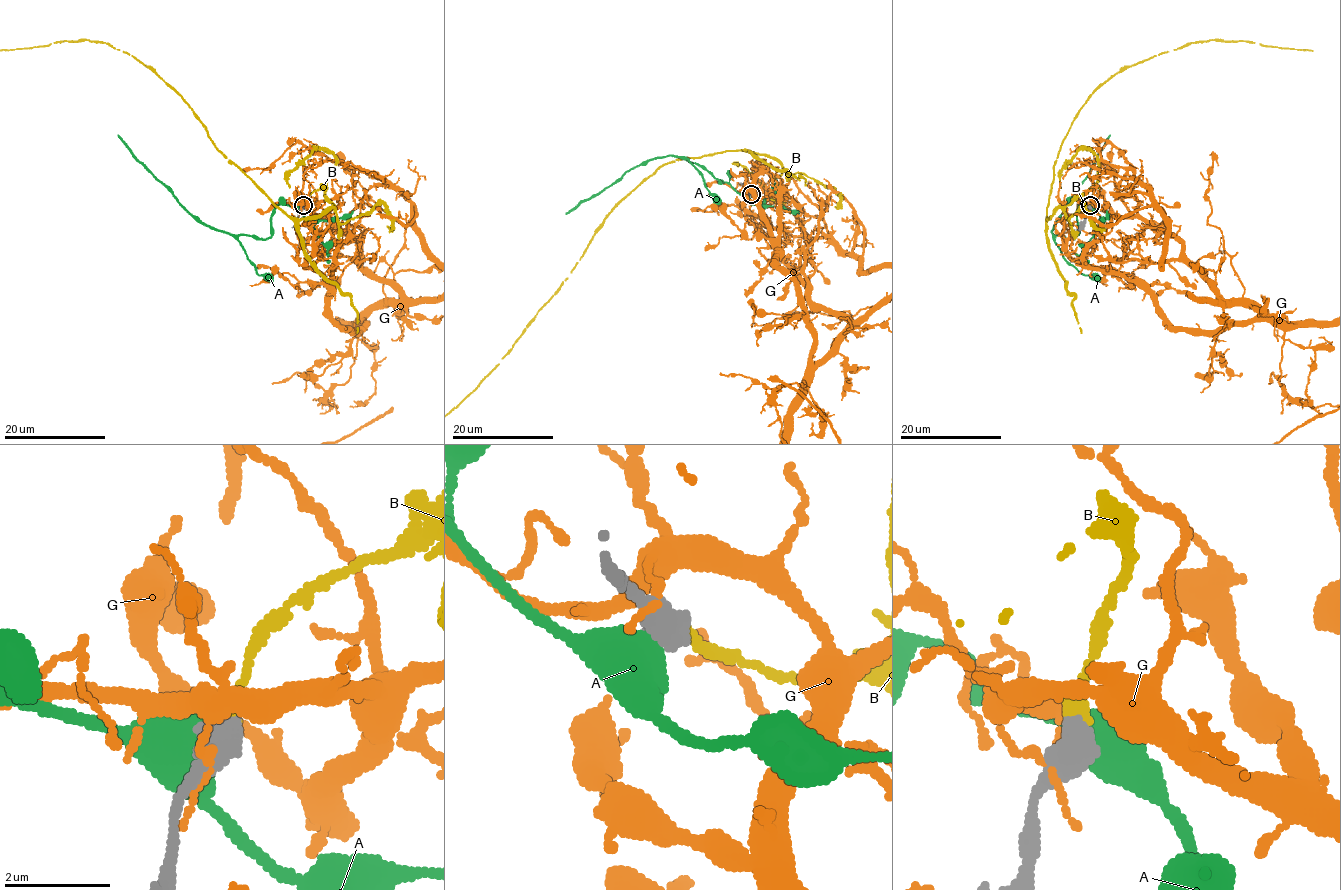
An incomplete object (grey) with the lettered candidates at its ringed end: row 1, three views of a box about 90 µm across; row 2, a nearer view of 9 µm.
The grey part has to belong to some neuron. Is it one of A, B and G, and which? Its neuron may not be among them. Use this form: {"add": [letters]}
{"add": ["B"]}

